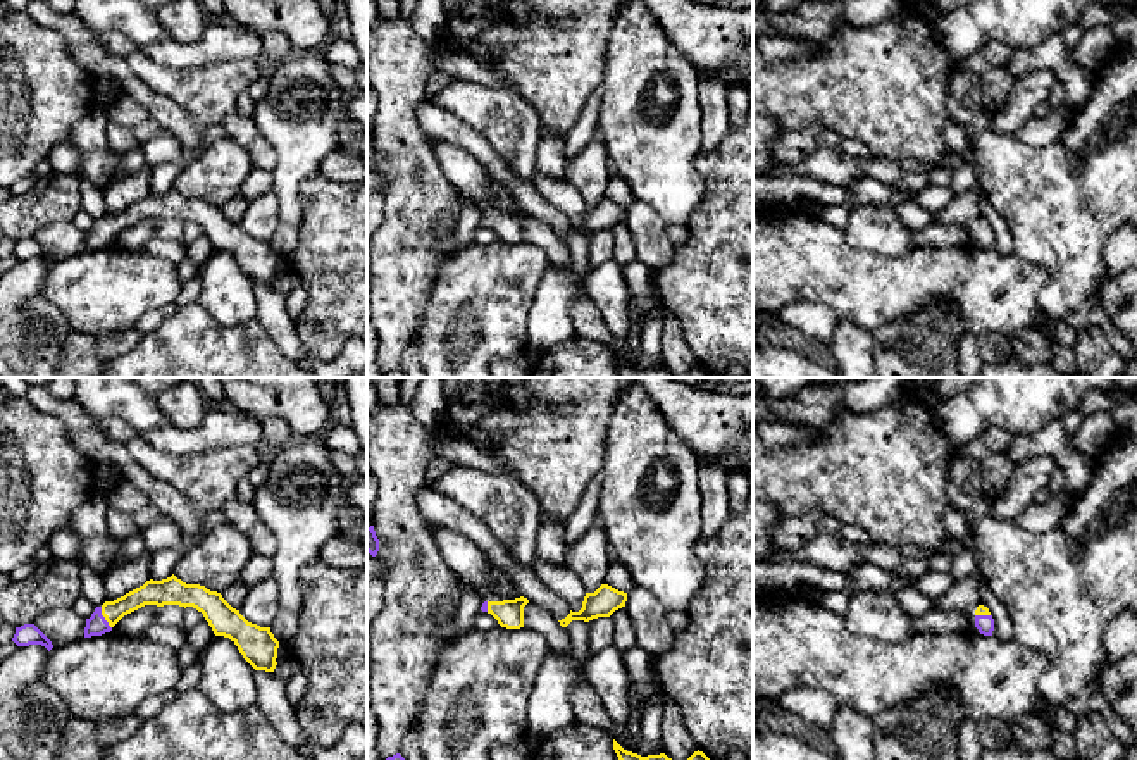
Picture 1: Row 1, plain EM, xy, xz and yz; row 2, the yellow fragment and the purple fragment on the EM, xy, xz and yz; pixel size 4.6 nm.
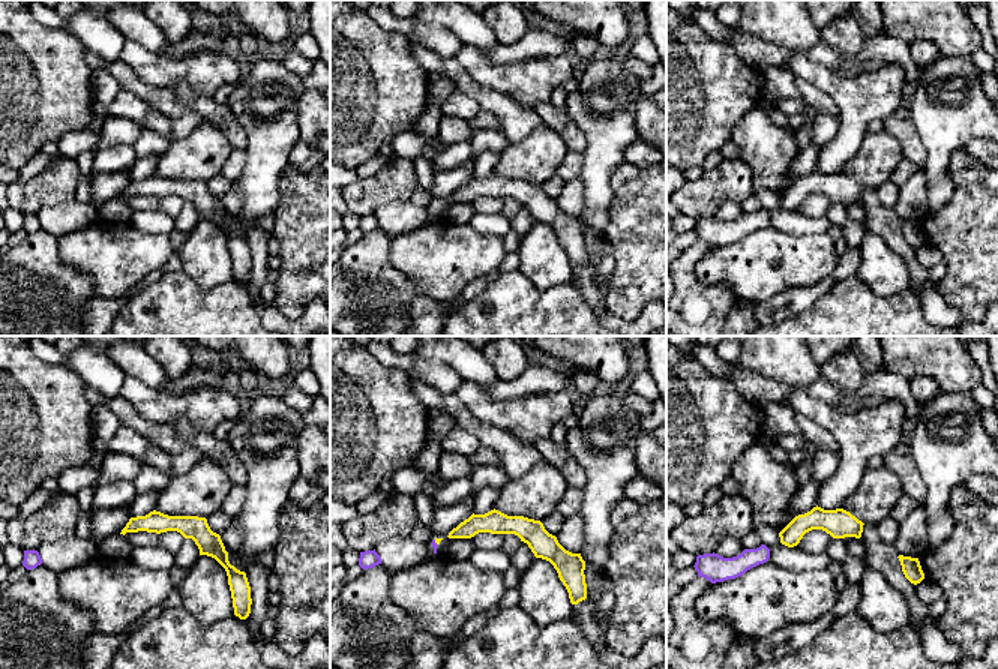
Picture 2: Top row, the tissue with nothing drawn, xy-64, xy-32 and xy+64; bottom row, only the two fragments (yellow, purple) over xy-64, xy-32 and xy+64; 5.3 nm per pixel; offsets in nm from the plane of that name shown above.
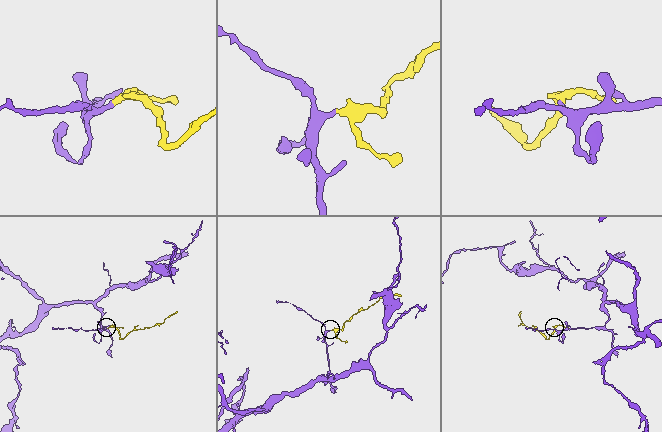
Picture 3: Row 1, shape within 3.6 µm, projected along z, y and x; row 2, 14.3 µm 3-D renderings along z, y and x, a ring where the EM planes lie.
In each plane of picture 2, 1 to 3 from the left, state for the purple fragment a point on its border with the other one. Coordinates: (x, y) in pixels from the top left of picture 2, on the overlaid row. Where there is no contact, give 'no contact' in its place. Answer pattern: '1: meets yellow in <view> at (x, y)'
1: no contact
2: meets yellow in xy-32 at (435, 542)
3: no contact

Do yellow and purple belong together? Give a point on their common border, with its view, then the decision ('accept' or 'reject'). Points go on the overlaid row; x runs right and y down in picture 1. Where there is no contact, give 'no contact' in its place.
xy (105, 617) | accept

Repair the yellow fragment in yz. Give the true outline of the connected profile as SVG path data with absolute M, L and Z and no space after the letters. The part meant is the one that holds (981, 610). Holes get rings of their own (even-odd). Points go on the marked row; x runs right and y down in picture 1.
M979 605L975 610L975 627L984 636L992 636L994 631L994 619L987 607Z

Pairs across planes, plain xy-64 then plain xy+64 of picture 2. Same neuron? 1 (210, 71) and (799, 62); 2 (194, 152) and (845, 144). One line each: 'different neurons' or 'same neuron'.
1: same neuron
2: different neurons

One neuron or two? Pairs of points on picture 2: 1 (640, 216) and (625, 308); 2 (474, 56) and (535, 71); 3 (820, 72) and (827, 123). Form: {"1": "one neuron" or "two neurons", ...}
{"1": "one neuron", "2": "one neuron", "3": "two neurons"}

